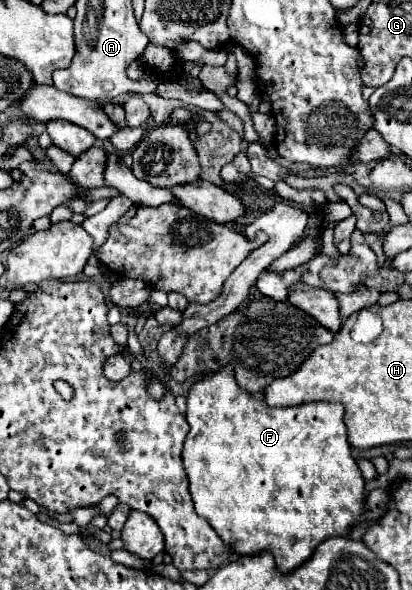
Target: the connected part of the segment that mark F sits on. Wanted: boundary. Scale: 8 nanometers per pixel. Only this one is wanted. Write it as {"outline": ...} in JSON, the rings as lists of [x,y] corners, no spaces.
{"outline":[[[223,368],[223,372],[215,372],[211,376],[205,376],[197,384],[191,386],[189,396],[187,396],[187,422],[191,426],[185,446],[183,446],[183,464],[189,476],[189,490],[191,498],[195,502],[195,510],[199,516],[207,518],[213,530],[221,536],[221,540],[239,556],[255,556],[261,552],[271,552],[277,564],[279,574],[289,574],[295,568],[299,568],[303,562],[307,562],[315,548],[325,542],[331,536],[343,536],[347,538],[351,528],[363,518],[367,510],[367,500],[365,500],[365,478],[351,456],[351,446],[347,442],[347,428],[341,422],[343,420],[343,406],[333,404],[333,402],[311,402],[311,404],[301,404],[301,406],[291,406],[291,408],[269,408],[261,398],[253,398],[249,392],[243,392],[235,384],[235,376],[231,376],[231,368]]]}

